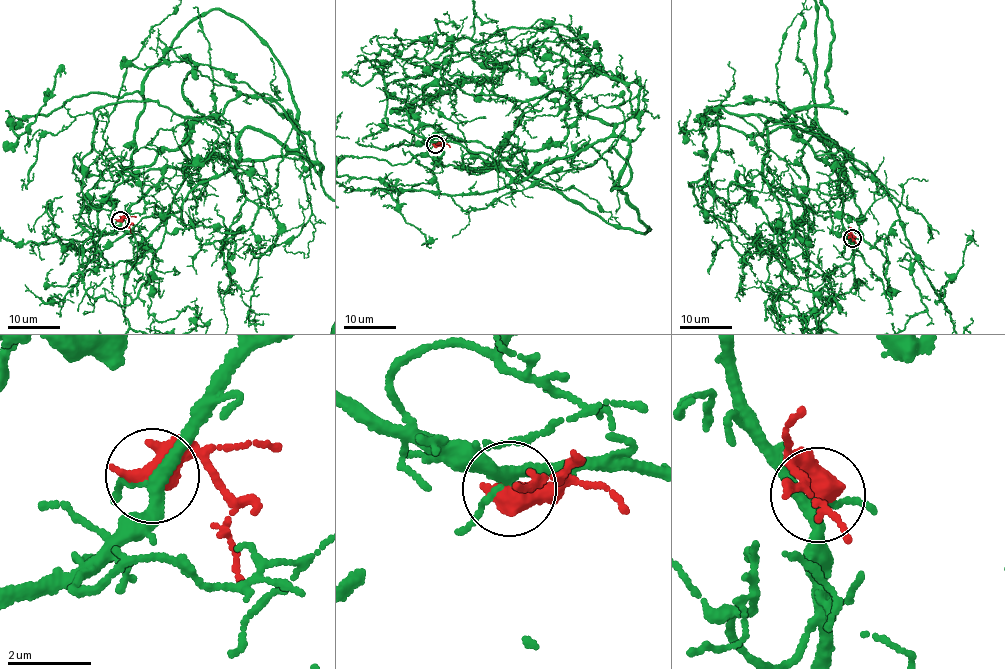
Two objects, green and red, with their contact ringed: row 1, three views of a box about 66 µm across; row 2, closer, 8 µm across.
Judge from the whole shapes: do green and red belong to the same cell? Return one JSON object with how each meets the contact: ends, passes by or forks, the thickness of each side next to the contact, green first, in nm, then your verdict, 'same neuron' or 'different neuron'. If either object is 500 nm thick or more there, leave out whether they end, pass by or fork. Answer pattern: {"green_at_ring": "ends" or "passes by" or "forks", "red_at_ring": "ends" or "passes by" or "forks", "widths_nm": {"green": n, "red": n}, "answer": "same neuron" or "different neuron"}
{"widths_nm": {"green": 220, "red": 650}, "answer": "different neuron"}

